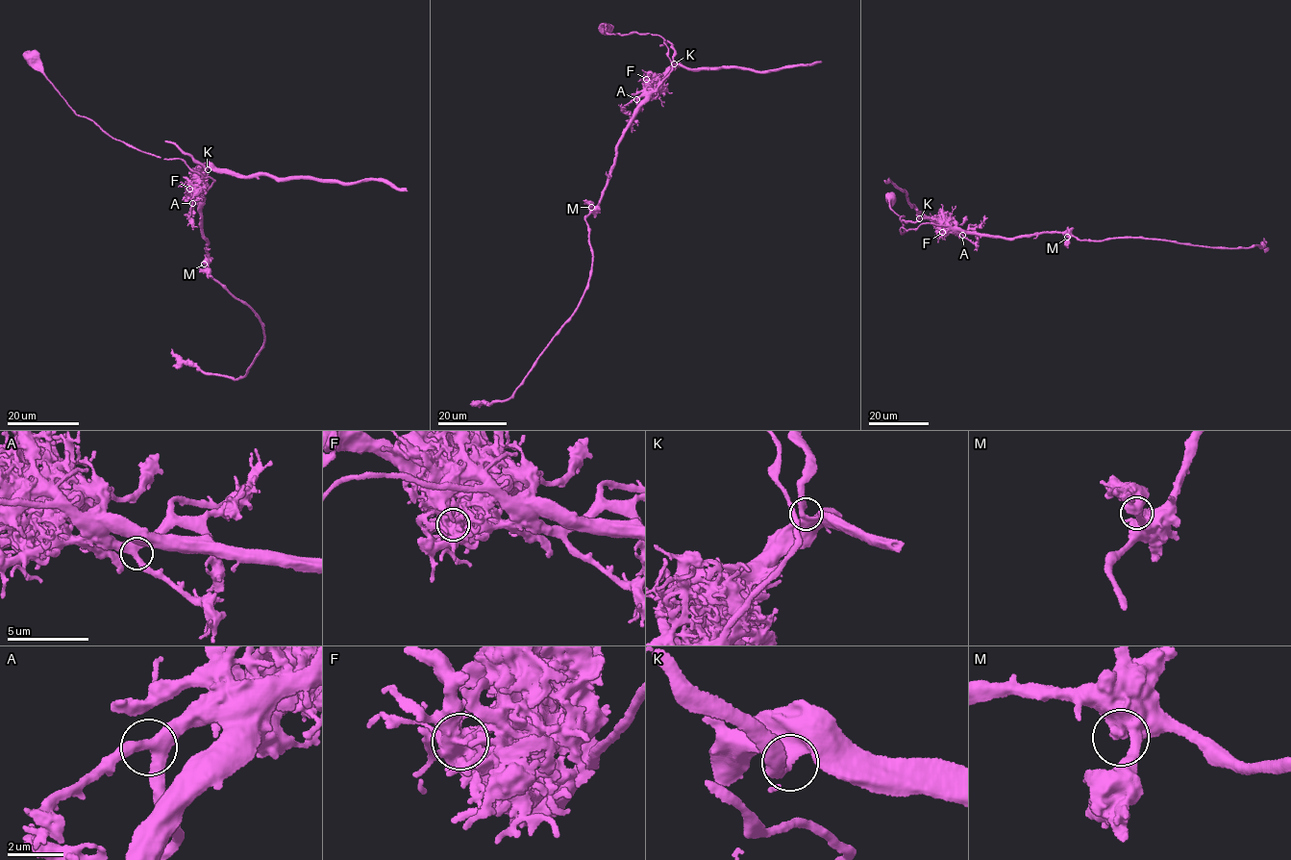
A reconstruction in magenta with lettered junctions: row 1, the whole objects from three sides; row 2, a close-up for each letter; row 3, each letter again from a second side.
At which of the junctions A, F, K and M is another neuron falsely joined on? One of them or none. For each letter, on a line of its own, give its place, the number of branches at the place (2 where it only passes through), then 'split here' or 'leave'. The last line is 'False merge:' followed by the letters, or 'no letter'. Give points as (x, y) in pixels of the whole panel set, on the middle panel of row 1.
A: place (636, 99); branches 3; leave
F: place (646, 79); branches 5; split here
K: place (674, 63); branches 2; leave
M: place (591, 207); branches 2; leave
False merge: F

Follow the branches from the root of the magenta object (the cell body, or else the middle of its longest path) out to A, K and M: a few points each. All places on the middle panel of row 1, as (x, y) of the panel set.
A: (605, 30), (603, 23), (609, 34), (657, 35), (667, 46), (671, 69), (654, 90), (636, 99)
K: (605, 30), (603, 23), (609, 34), (649, 33), (663, 38), (672, 68), (661, 84), (664, 75), (674, 63)
M: (605, 30), (603, 23), (609, 34), (657, 35), (667, 46), (672, 68), (628, 126), (600, 202), (591, 207)

